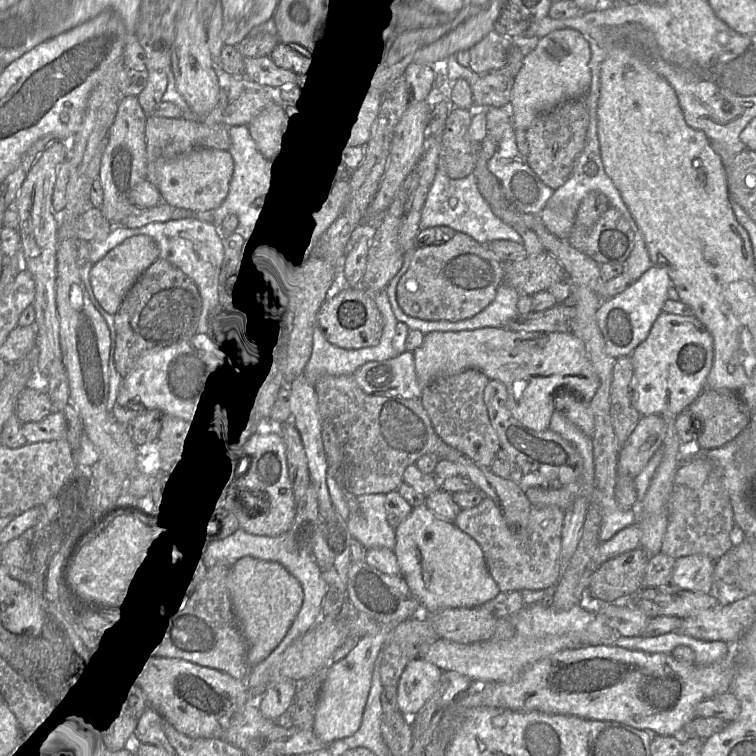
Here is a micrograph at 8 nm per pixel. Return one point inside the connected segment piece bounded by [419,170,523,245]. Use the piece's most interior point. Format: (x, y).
(457, 203)

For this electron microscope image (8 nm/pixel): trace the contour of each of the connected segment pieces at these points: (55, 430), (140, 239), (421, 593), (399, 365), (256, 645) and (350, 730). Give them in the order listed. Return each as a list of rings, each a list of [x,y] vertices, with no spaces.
[[[54,411],[39,422],[23,424],[27,443],[46,442],[67,438],[67,422],[63,411]]]
[[[137,235],[126,239],[93,264],[90,283],[102,308],[114,315],[133,284],[158,258],[159,248],[156,242],[147,235]]]
[[[426,504],[414,507],[395,531],[394,553],[401,577],[406,581],[412,594],[420,601],[426,614],[432,614],[445,608],[480,607],[501,593],[487,569],[484,554],[479,544],[453,523],[434,515]]]
[[[404,351],[384,361],[370,361],[359,367],[353,377],[367,394],[420,399],[413,353]]]
[[[243,557],[229,568],[226,578],[232,611],[247,647],[250,668],[266,659],[280,644],[303,604],[299,582],[279,563]]]
[[[387,635],[365,636],[342,660],[325,669],[325,680],[318,699],[313,731],[325,745],[352,736],[359,729],[371,688],[374,663],[387,642]]]

